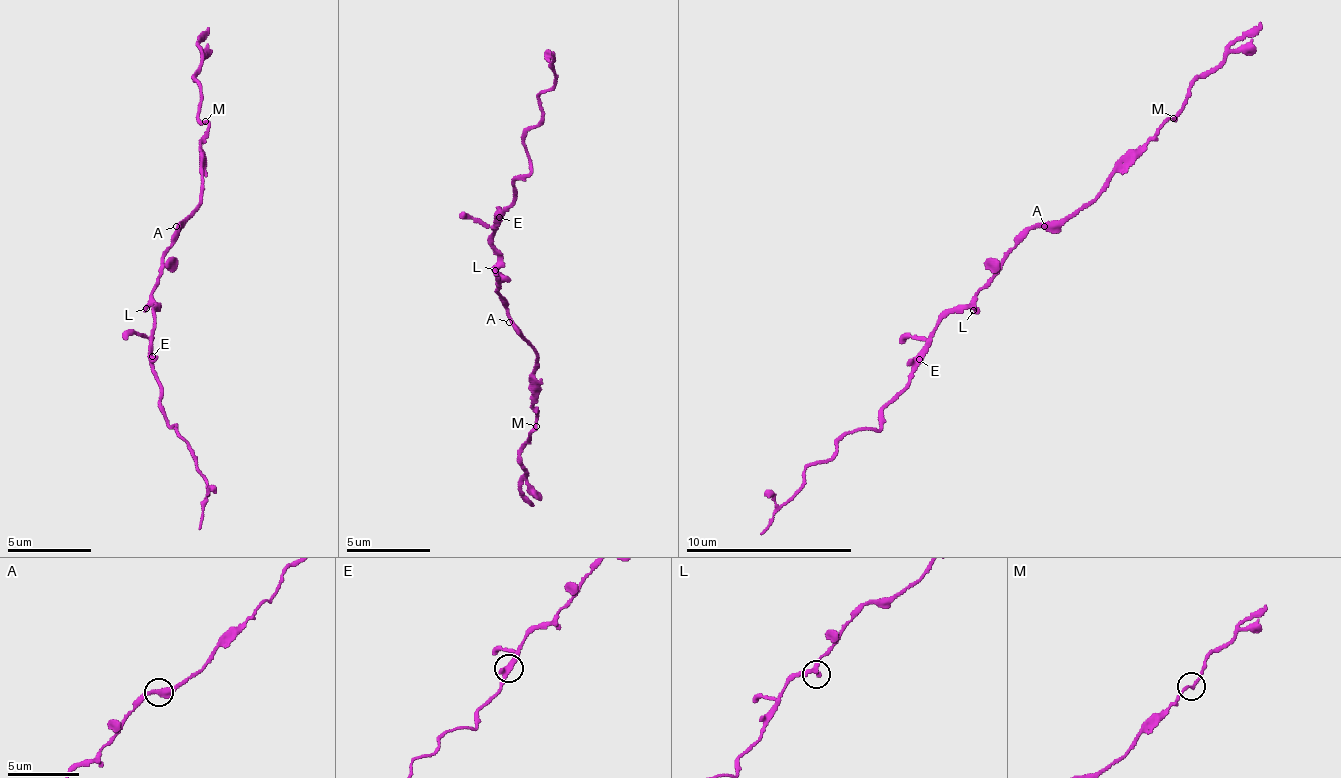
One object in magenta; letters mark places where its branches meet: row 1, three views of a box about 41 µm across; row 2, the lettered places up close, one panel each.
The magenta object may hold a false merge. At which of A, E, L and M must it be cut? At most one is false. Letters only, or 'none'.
none

